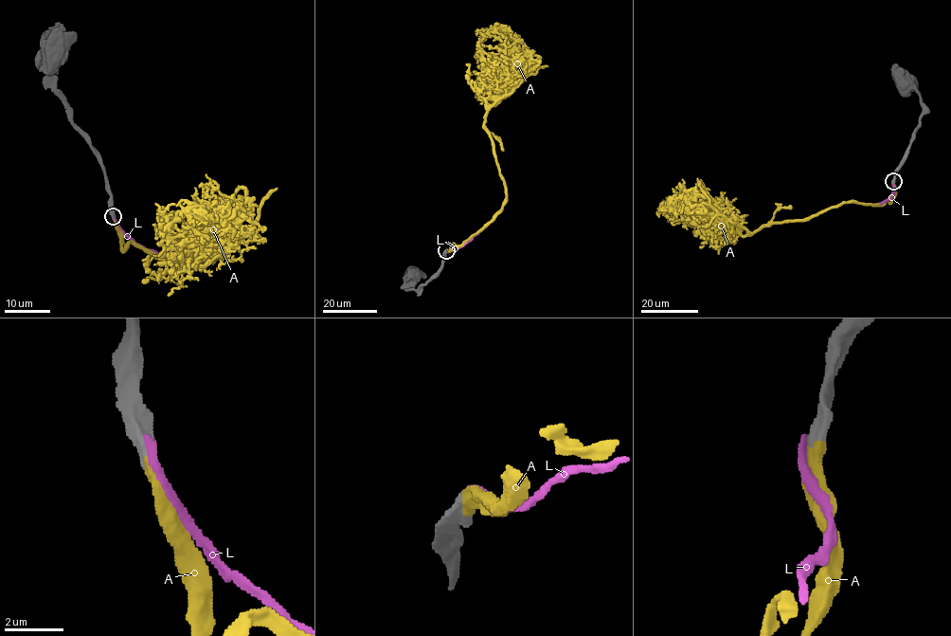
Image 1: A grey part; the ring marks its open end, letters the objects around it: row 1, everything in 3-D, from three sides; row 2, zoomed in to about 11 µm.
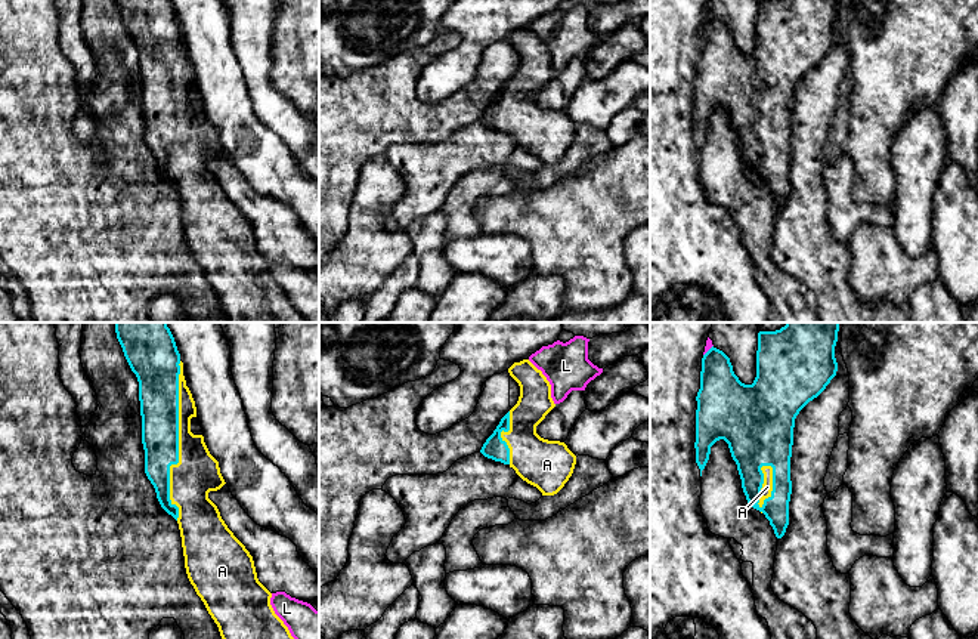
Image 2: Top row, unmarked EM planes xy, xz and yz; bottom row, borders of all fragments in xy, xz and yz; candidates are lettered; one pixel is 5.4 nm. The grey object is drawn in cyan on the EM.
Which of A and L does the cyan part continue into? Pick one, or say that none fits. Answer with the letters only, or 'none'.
A

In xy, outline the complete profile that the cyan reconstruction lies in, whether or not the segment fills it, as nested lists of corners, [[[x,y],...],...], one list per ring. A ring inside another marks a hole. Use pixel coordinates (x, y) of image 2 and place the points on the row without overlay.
[[[171,0],[115,1],[124,25],[139,50],[145,142],[155,157],[161,176],[179,192],[188,247],[217,293],[228,321],[307,322],[275,283],[270,274],[272,262],[259,250],[253,225],[228,197],[217,175],[208,167],[210,160],[220,158],[226,151],[220,142],[219,130],[210,123],[204,111],[204,105],[191,101],[191,87],[196,86],[196,75],[186,55],[183,31]]]

